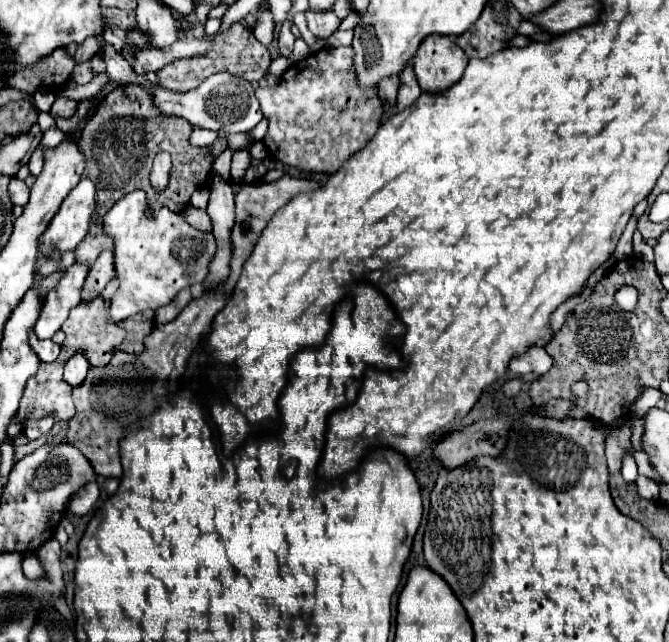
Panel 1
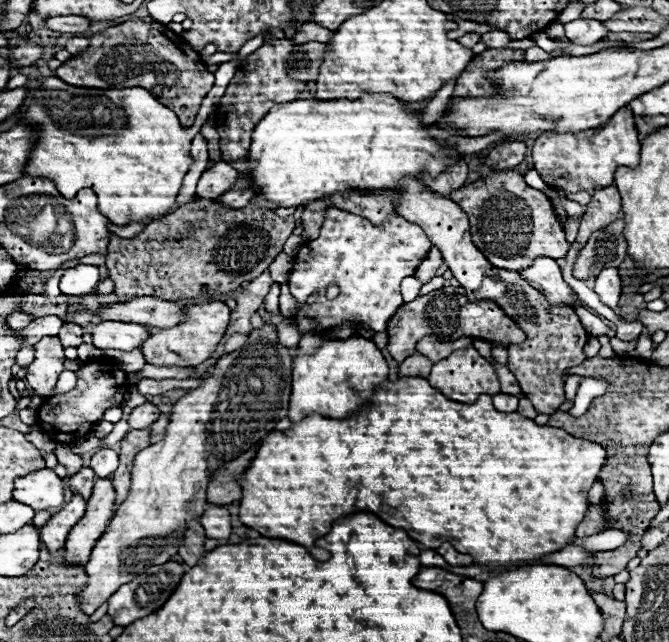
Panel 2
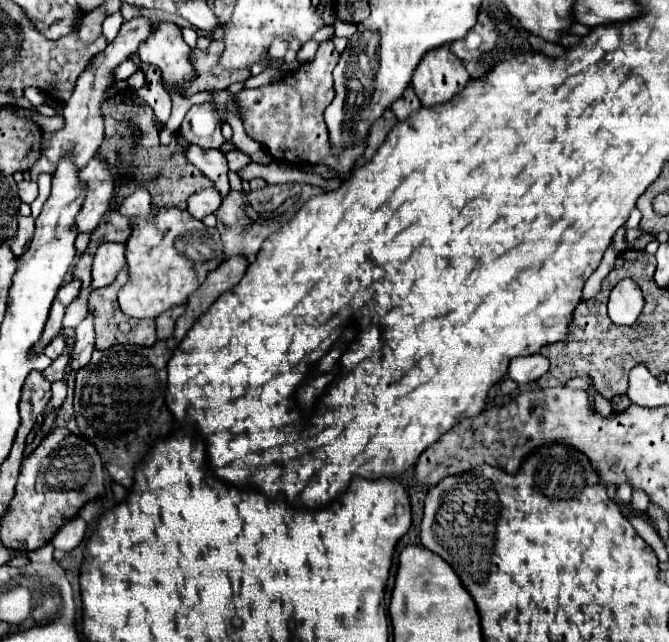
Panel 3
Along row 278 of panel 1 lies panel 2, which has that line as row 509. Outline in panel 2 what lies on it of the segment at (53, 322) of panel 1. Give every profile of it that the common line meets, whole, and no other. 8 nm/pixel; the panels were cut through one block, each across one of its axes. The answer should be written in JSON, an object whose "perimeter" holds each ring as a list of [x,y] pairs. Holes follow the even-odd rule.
{"perimeter":[[[72,494],[72,500],[62,506],[60,512],[56,512],[42,528],[40,528],[40,538],[46,544],[46,548],[54,554],[64,548],[66,536],[72,530],[72,524],[80,520],[86,512],[86,500],[80,494]]]}

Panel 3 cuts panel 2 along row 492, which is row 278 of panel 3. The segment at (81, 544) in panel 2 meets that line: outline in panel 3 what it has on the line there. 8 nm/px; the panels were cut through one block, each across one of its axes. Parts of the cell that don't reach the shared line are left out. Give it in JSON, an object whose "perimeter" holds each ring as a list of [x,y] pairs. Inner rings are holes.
{"perimeter":[[[100,244],[92,264],[92,284],[84,292],[92,292],[112,284],[122,268],[124,268],[124,244]]]}

